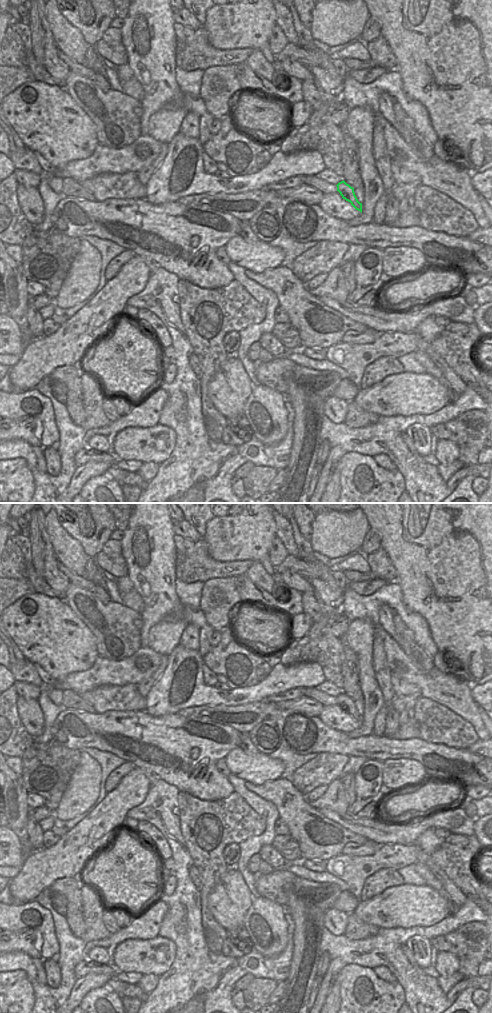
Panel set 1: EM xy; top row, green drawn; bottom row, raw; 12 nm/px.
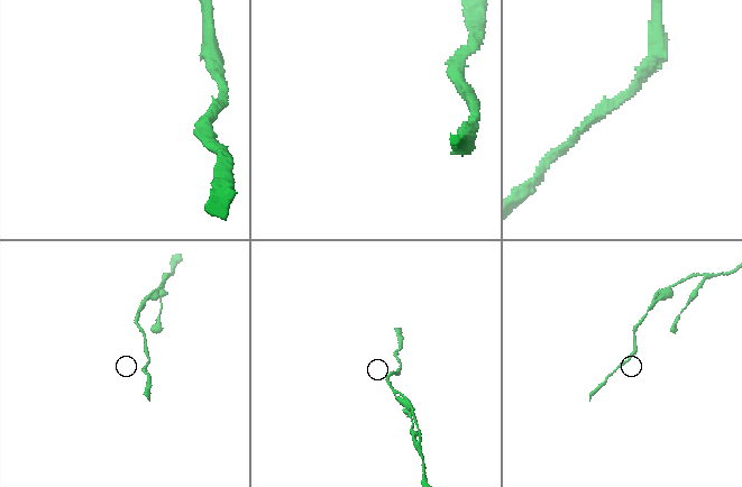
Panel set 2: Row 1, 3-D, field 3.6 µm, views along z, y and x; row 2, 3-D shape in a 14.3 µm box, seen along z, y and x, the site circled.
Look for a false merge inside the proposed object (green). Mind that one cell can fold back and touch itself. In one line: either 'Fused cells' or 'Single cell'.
Single cell.

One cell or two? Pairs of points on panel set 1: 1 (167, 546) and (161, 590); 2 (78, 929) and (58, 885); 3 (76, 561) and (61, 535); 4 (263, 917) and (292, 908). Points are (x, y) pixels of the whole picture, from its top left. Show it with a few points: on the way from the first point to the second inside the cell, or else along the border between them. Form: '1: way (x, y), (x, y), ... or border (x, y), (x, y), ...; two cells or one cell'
1: way (161, 557), (161, 579); one cell
2: way (74, 918), (74, 899), (69, 894); one cell
3: way (71, 555), (61, 541); one cell
4: border (284, 907), (286, 911); two cells

